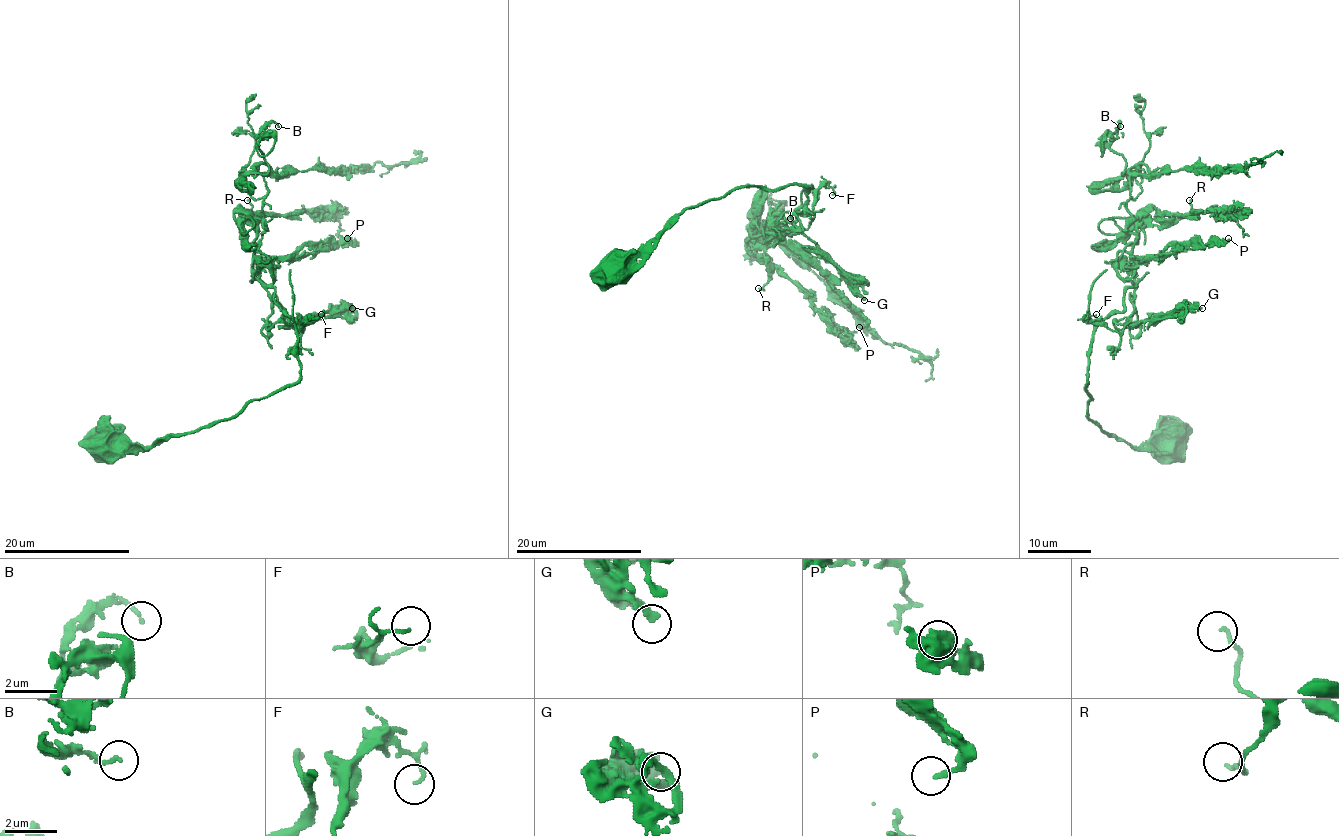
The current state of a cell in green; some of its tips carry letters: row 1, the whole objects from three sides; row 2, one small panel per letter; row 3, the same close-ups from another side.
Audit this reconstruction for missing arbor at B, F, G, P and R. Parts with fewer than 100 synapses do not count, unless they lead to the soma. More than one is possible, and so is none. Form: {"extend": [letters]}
{"extend": []}

